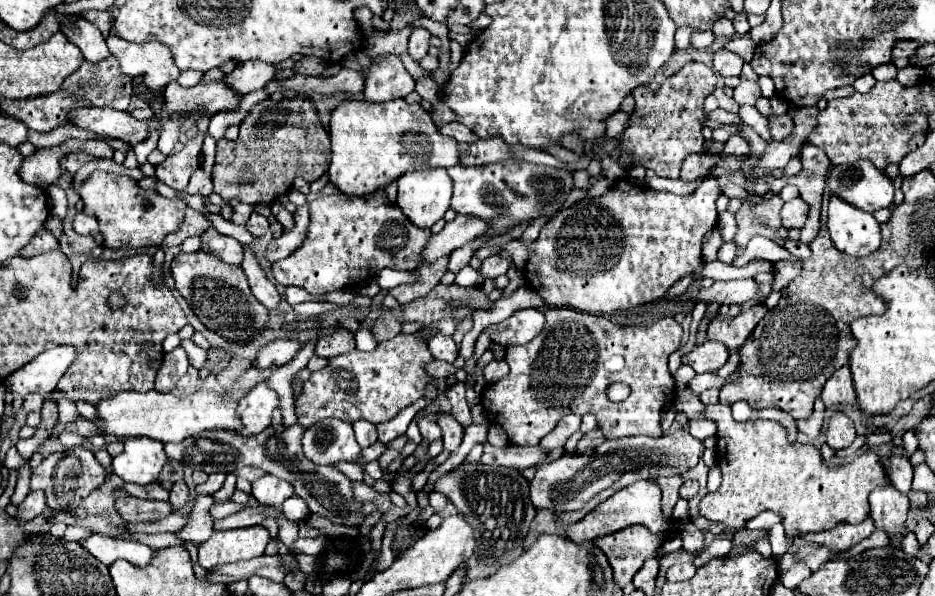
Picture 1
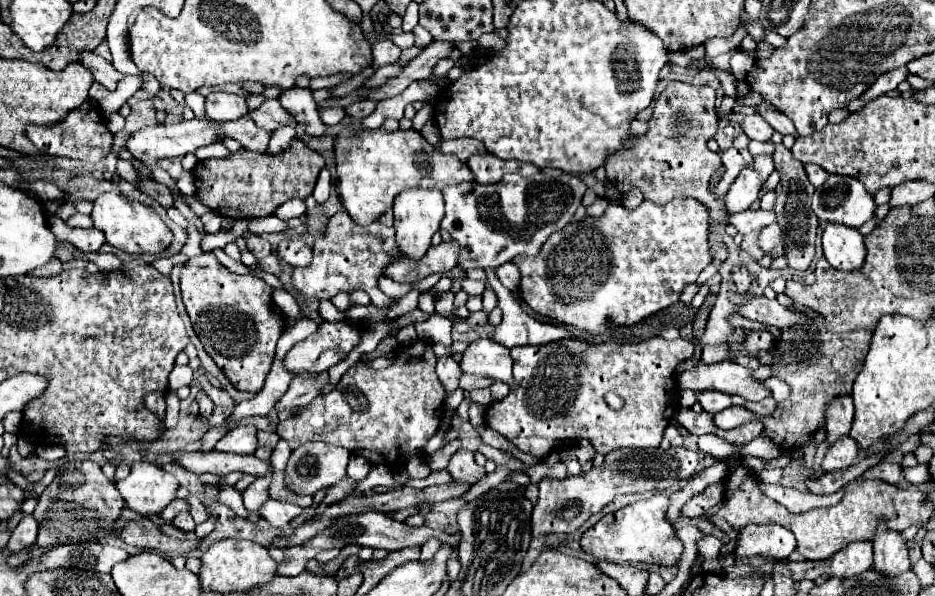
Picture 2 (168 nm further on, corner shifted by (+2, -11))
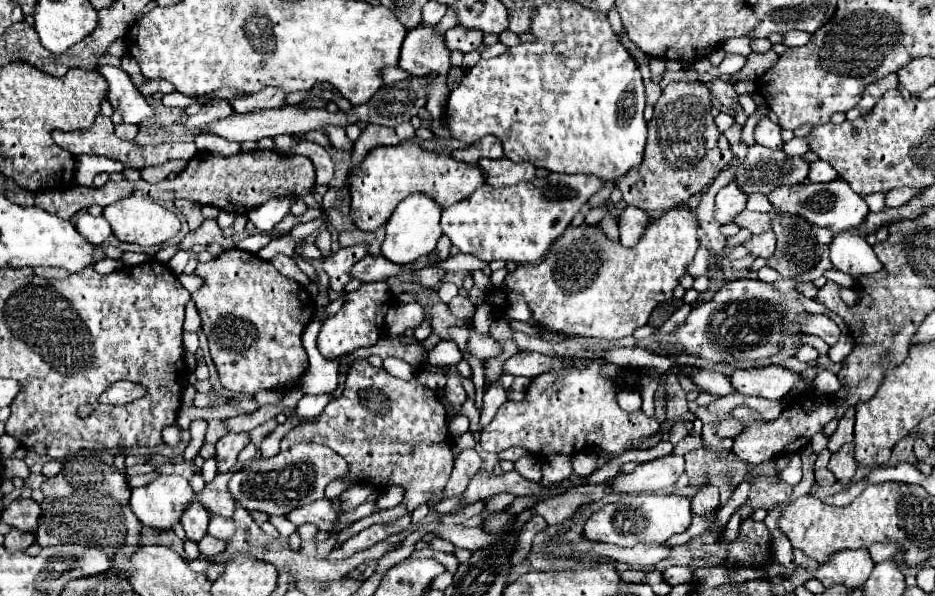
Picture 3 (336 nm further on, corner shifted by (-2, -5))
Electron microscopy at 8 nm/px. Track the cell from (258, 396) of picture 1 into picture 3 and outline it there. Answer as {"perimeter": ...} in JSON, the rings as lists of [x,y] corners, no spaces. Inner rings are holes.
{"perimeter":[[[227,433],[217,441],[217,471],[229,473],[237,461],[239,451],[249,443],[249,433]]]}

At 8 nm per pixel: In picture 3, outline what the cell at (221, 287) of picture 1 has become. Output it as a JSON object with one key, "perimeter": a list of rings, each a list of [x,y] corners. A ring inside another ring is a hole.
{"perimeter":[[[241,249],[223,251],[217,259],[199,263],[195,275],[203,279],[203,285],[191,295],[201,317],[201,329],[207,335],[213,363],[217,367],[219,379],[225,389],[255,395],[261,389],[281,389],[299,383],[299,377],[307,369],[307,353],[301,345],[301,333],[305,325],[313,319],[315,301],[297,283],[281,275],[269,261],[259,259],[253,253]]]}

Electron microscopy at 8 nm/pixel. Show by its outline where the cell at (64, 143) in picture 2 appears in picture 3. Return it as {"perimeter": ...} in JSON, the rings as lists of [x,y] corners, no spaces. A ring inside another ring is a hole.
{"perimeter":[[[97,115],[95,117],[95,123],[82,131],[63,132],[55,130],[52,132],[52,138],[57,145],[61,148],[69,151],[72,155],[83,155],[83,153],[89,153],[89,155],[103,155],[103,157],[109,157],[109,159],[115,159],[115,161],[121,161],[125,163],[127,167],[133,167],[133,169],[143,169],[143,167],[149,167],[149,165],[161,165],[165,161],[175,159],[191,160],[195,153],[197,153],[197,147],[194,142],[191,143],[165,143],[165,145],[157,145],[157,147],[139,147],[135,143],[129,143],[129,141],[123,141],[119,139],[115,133],[113,133],[113,121],[105,115]]]}

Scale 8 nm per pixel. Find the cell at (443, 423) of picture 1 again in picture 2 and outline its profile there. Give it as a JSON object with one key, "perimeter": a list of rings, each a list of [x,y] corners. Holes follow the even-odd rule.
{"perimeter":[[[457,451],[451,461],[449,461],[449,473],[455,481],[459,483],[469,483],[469,485],[475,485],[479,483],[487,473],[483,467],[479,467],[475,461],[473,461],[473,453],[471,451]]]}

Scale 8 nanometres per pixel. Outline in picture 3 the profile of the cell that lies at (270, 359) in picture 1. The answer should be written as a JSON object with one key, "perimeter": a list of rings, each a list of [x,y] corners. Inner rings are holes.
{"perimeter":[[[385,281],[363,283],[361,289],[347,293],[343,309],[339,313],[327,317],[321,325],[321,331],[317,337],[317,347],[319,347],[321,355],[325,355],[325,359],[339,359],[361,347],[375,345],[383,333],[383,319],[385,319],[389,305],[391,305],[391,295],[387,291]]]}

